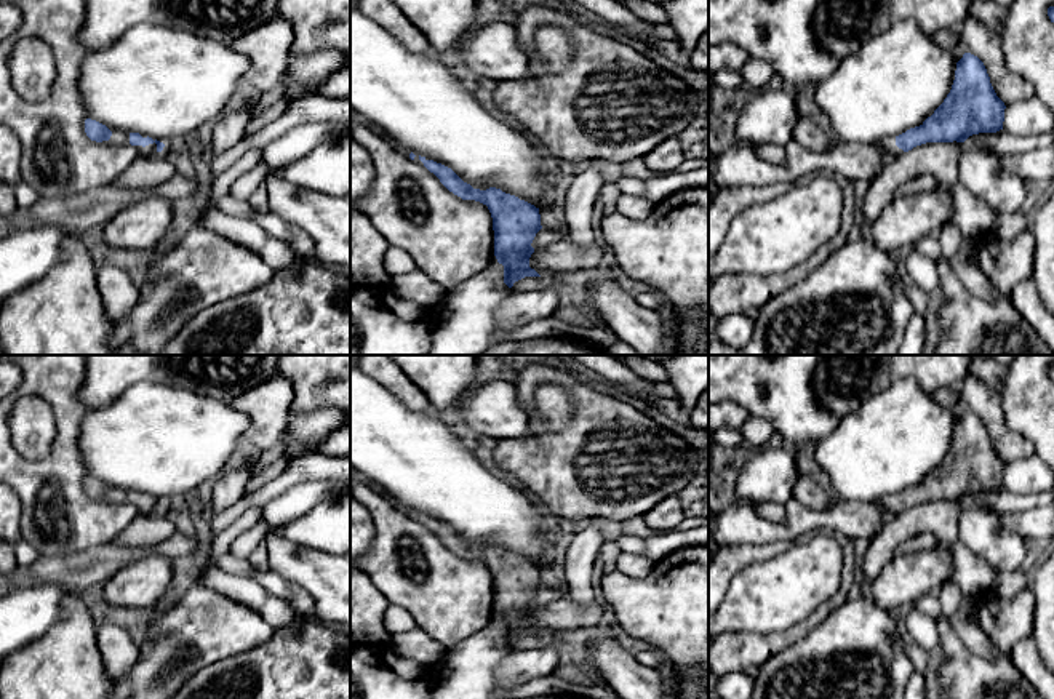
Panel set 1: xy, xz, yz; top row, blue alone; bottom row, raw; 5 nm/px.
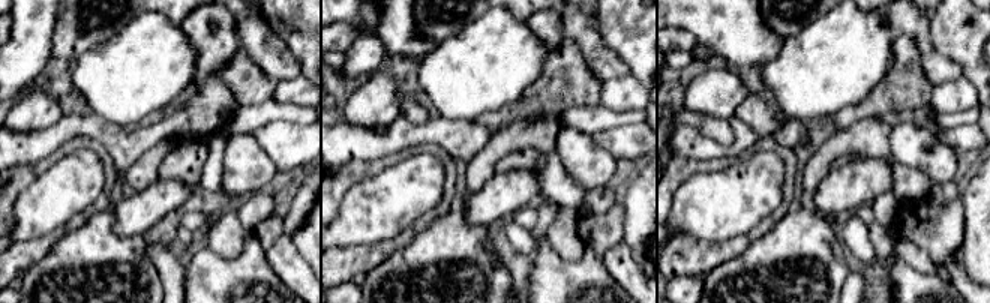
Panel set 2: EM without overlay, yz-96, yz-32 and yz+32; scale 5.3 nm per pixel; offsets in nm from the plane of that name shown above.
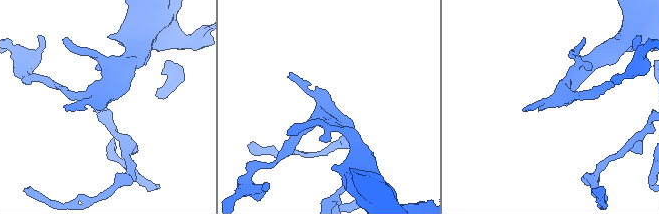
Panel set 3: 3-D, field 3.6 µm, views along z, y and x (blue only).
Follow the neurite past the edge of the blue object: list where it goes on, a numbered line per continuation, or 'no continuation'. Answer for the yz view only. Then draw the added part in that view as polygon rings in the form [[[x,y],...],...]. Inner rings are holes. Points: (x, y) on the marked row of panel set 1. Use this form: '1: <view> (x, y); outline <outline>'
1: yz (888, 144); outline [[[896,136],[884,138],[876,146],[888,155],[888,157],[896,157],[902,154],[904,150],[896,146]]]

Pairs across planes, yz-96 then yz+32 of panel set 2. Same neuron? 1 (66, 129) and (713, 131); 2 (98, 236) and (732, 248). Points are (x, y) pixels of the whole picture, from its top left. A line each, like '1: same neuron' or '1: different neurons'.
1: different neurons
2: different neurons

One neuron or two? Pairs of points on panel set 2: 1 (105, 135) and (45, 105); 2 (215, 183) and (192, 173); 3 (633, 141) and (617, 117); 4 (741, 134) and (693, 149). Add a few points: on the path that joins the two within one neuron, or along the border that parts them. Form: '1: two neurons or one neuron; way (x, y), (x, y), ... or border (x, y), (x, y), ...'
1: two neurons; border (65, 111), (50, 126), (30, 131)
2: two neurons; border (209, 144), (200, 183)
3: two neurons; border (641, 122), (611, 126), (593, 135)
4: one neuron; way (732, 147), (707, 149)

